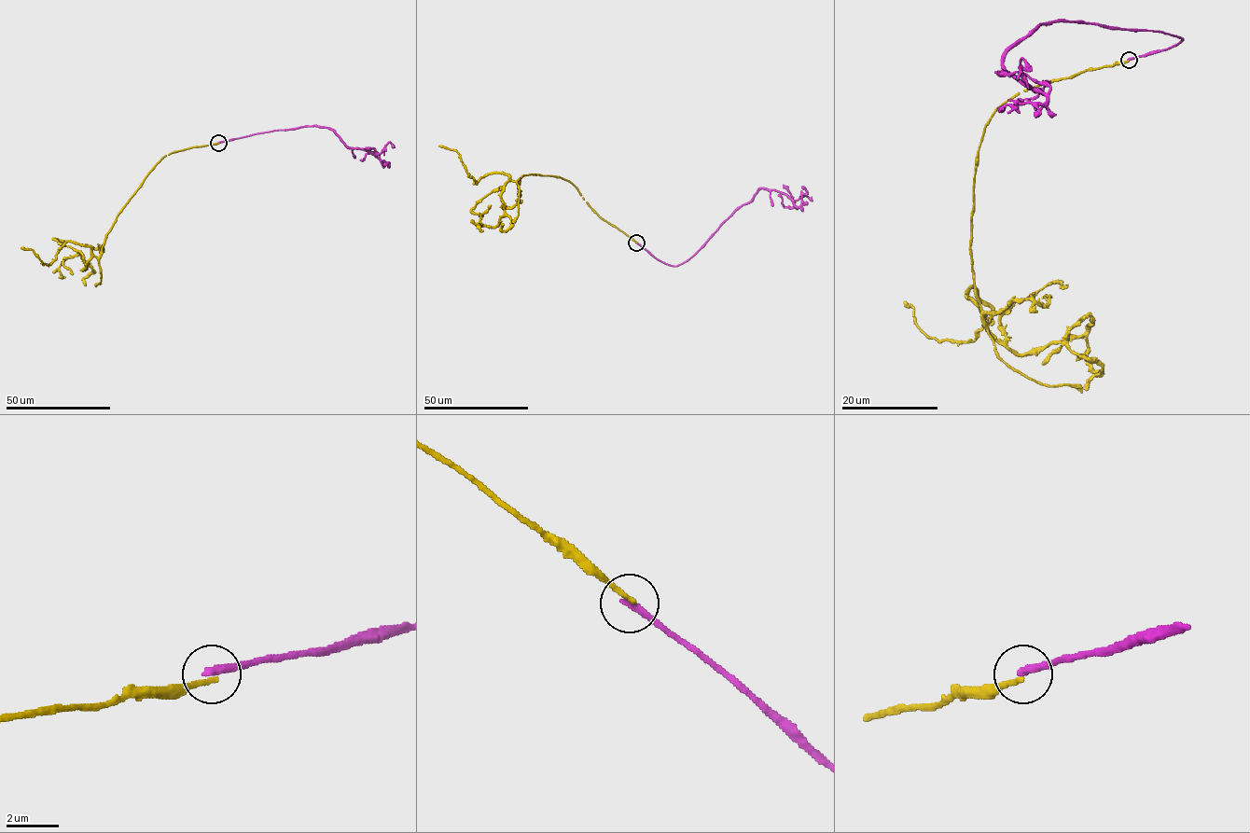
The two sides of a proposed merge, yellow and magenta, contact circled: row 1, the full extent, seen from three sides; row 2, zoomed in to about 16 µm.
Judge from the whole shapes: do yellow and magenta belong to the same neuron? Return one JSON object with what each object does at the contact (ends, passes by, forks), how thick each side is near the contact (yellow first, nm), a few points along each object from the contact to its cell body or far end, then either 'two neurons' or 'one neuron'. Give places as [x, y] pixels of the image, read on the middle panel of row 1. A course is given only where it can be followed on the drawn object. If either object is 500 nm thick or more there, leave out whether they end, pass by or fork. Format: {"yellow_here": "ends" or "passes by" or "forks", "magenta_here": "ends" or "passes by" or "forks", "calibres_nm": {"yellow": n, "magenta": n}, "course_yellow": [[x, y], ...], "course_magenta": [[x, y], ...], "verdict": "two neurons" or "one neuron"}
{"yellow_here": "ends", "magenta_here": "ends", "calibres_nm": {"yellow": 190, "magenta": 320}, "course_yellow": [[636, 242], [604, 220], [568, 181], [534, 174], [512, 181], [492, 173], [477, 183], [460, 156], [438, 145]], "course_magenta": [[636, 242], [656, 258], [676, 266], [687, 260], [761, 188], [784, 192], [797, 208], [790, 192], [783, 185]], "verdict": "two neurons"}

